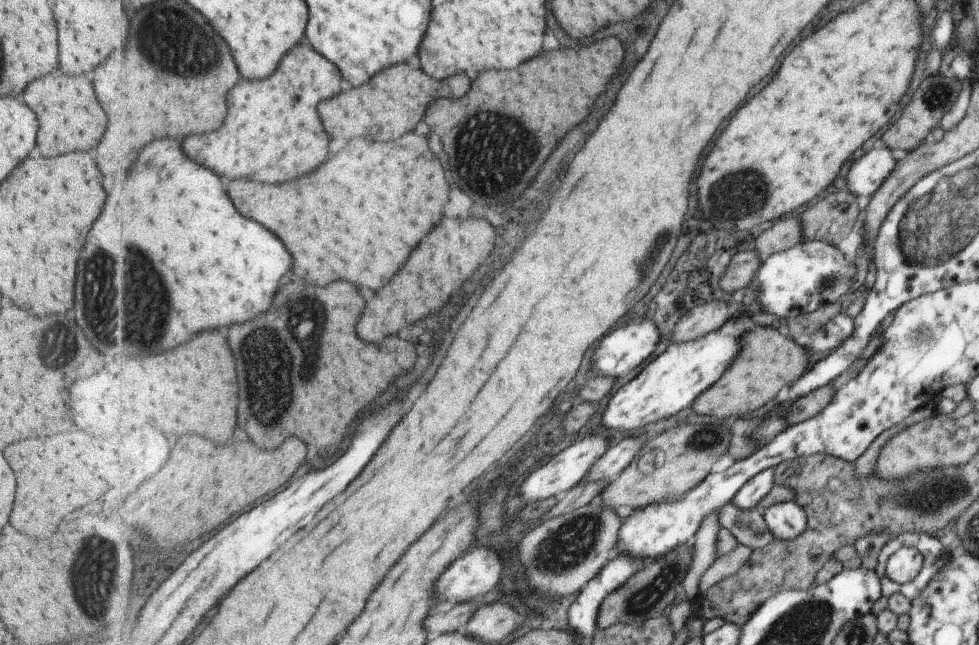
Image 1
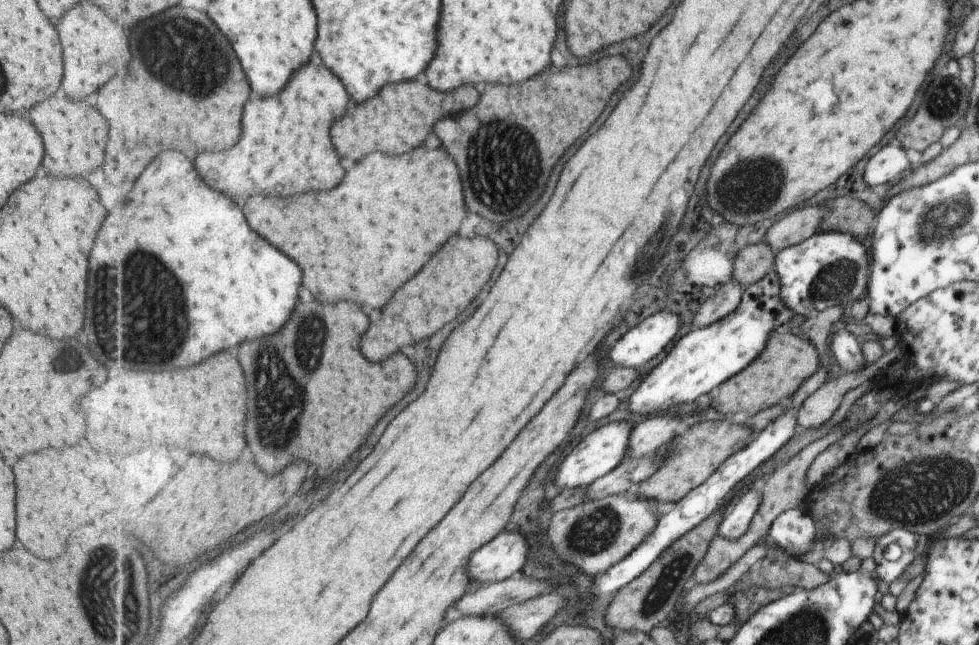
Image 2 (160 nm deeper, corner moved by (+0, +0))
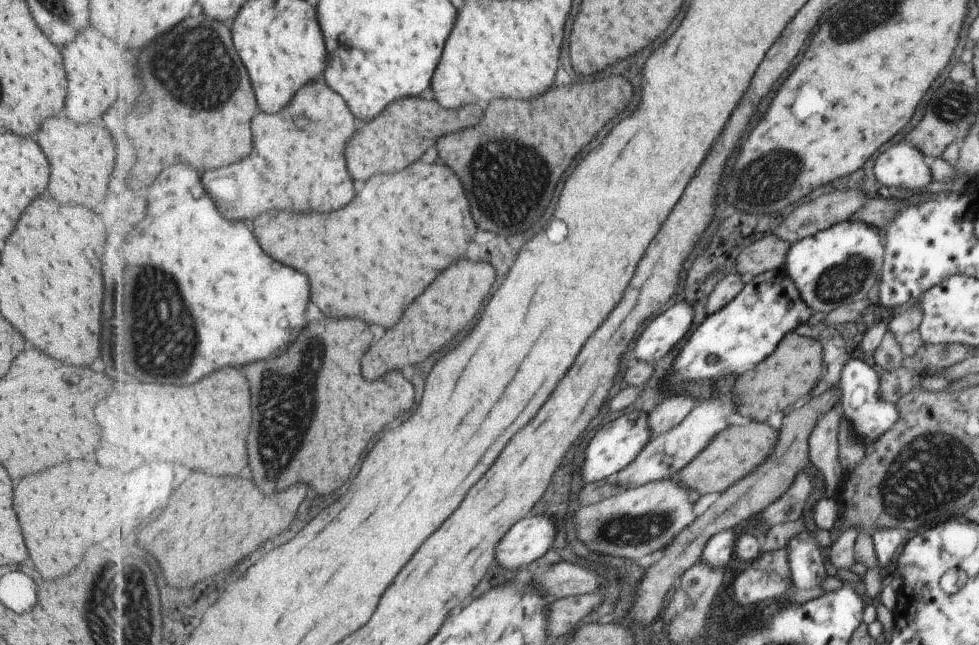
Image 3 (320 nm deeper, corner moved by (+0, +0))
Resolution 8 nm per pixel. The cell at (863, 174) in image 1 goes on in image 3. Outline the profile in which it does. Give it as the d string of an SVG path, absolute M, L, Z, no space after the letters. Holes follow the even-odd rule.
M905 142L881 152L873 164L873 174L883 186L903 191L921 190L931 182L922 152Z

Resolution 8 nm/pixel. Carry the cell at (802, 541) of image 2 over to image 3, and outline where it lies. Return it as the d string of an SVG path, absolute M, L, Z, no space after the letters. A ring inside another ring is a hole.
M802 532L785 547L788 548L787 562L792 588L807 590L819 585L828 576L823 569L824 562L812 534Z

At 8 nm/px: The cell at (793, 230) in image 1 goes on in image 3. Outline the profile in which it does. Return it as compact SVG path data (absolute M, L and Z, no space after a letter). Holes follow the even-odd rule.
M855 189L833 190L827 192L827 194L818 195L815 199L803 202L803 204L792 210L781 221L780 227L775 234L789 242L789 244L794 244L798 240L817 234L817 232L825 230L835 223L854 217L855 212L865 206L867 202L869 201L865 198L865 194L861 190Z

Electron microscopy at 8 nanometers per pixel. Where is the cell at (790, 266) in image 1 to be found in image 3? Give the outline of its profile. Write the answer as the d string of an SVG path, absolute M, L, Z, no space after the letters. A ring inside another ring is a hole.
M852 217L791 244L782 269L791 277L802 299L815 312L827 314L865 298L882 272L884 246L871 225Z

